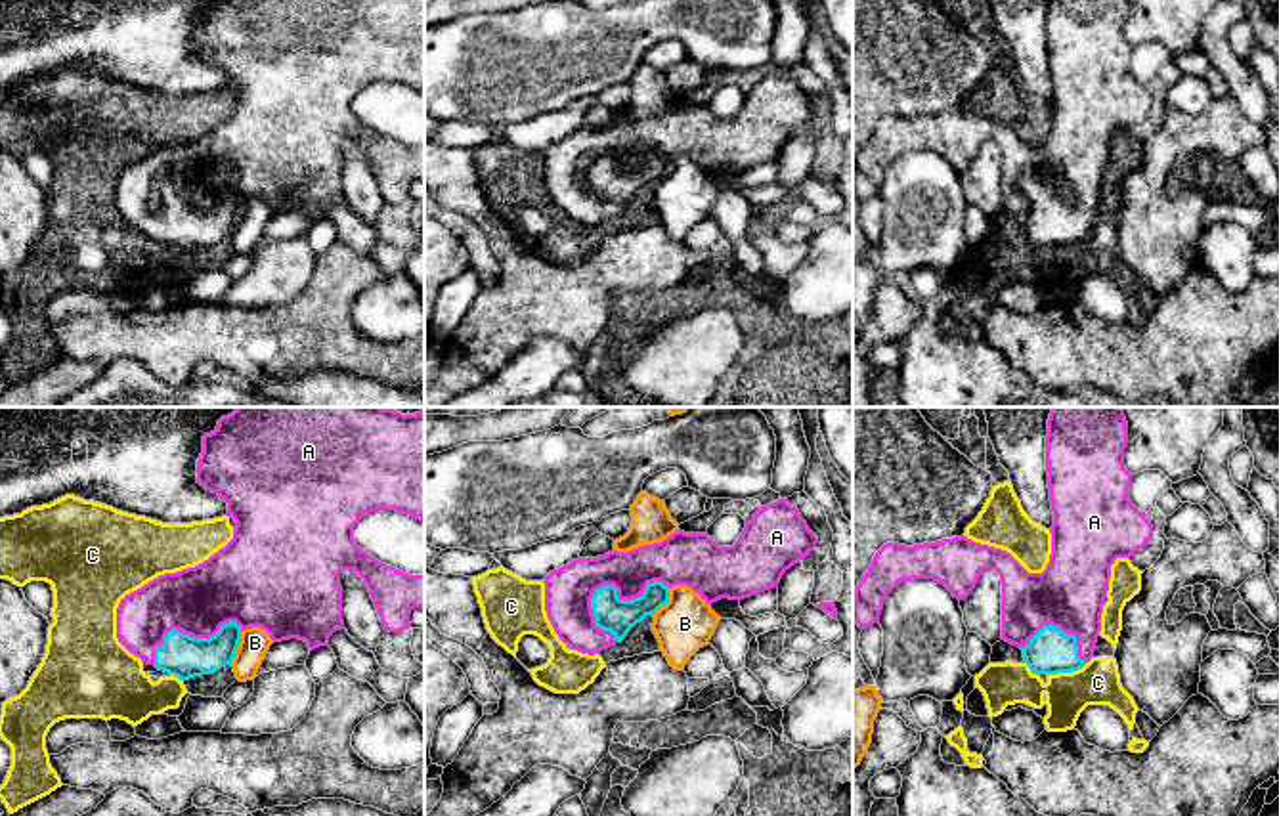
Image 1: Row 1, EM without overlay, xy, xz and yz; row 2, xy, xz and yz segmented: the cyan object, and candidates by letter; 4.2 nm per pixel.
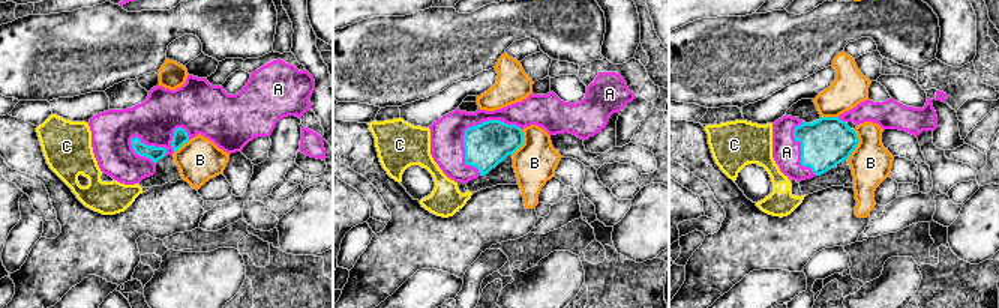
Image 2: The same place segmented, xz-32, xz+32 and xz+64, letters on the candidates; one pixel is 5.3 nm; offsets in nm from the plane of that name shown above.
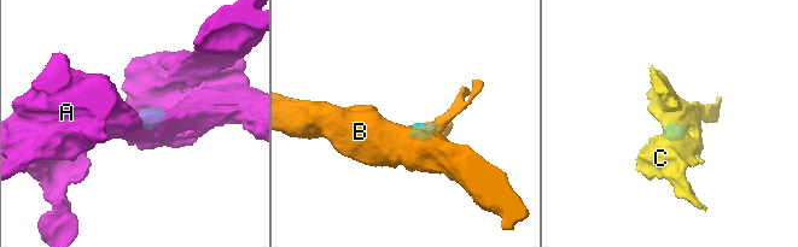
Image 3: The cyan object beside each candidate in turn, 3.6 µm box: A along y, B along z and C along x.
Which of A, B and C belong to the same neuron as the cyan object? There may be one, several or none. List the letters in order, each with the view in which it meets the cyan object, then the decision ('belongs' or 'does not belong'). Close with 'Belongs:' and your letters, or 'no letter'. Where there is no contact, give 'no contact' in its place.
A: xz | belongs
B: xy | does not belong
C: yz | does not belong
Belongs: A

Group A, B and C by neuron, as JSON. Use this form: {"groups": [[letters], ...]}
{"groups": [["A"], ["B"], ["C"]]}

